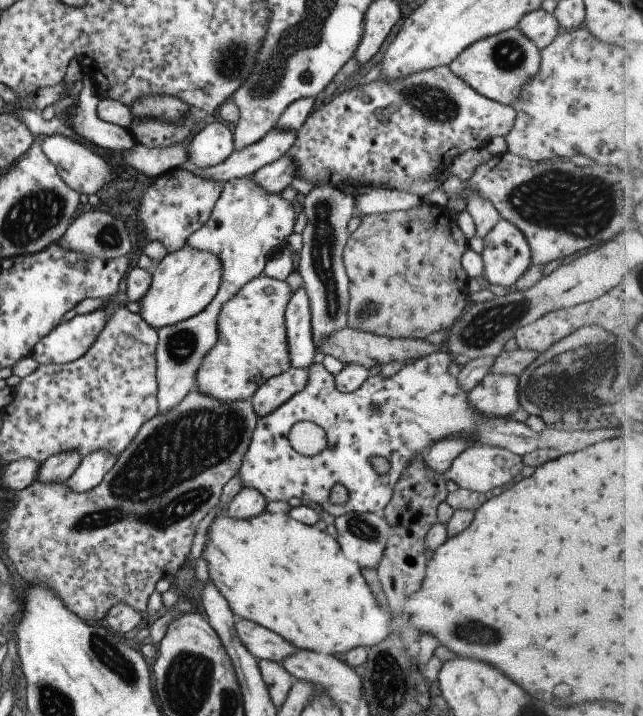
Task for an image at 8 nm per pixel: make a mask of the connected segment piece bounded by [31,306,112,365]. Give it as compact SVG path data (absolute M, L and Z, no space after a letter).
M102 306L87 314L69 315L34 346L31 357L40 365L64 364L82 358L106 328L111 310Z

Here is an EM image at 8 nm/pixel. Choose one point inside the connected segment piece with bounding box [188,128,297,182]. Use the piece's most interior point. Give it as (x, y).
(249, 160)

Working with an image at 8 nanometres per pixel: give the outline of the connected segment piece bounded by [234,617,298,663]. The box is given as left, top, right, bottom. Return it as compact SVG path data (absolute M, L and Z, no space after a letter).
M236 618L234 628L240 642L250 650L250 652L261 660L269 660L281 663L286 656L298 652L292 644L288 644L284 638L278 634L254 624L251 620Z

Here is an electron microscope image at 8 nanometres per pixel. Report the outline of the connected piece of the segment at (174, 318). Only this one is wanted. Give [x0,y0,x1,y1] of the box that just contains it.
[138,246,222,330]

